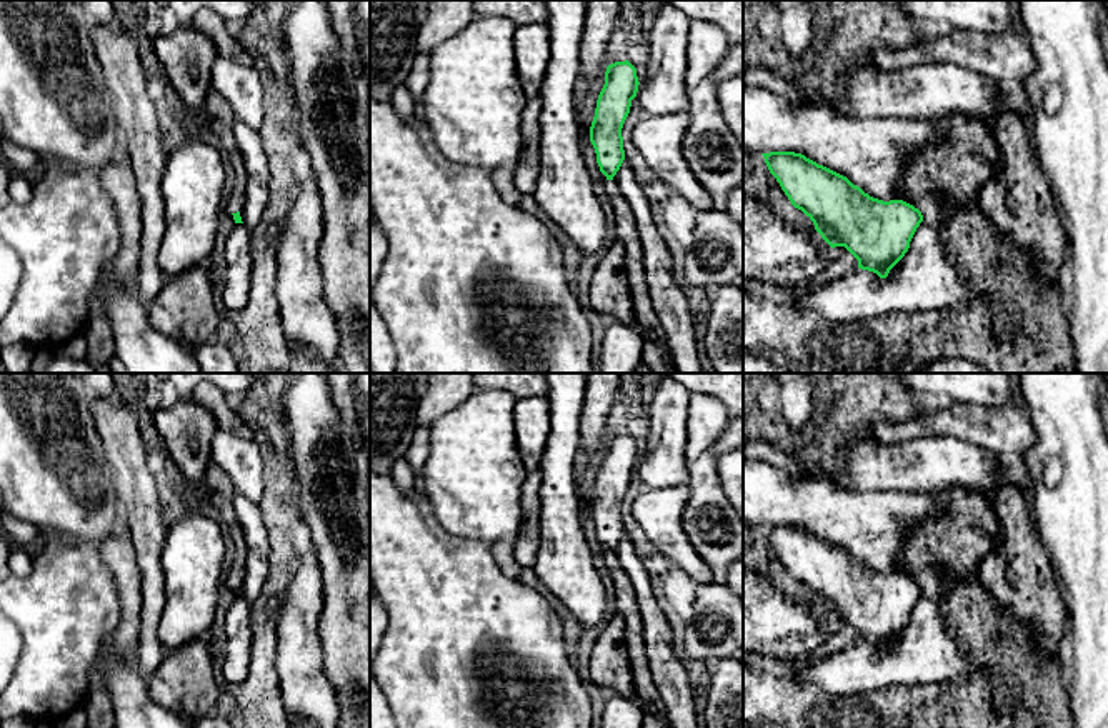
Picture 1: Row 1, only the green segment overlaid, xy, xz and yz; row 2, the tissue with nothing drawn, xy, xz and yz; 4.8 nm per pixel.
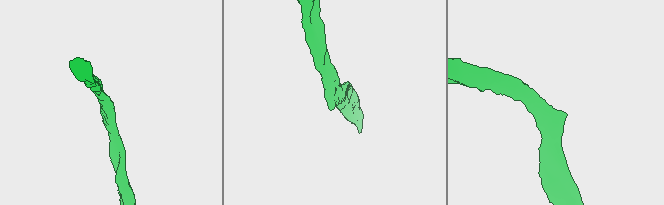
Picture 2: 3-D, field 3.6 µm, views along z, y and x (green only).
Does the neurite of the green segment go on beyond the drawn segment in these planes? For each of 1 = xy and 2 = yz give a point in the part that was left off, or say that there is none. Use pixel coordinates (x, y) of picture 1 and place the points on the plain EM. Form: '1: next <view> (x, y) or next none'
1: next none
2: next none

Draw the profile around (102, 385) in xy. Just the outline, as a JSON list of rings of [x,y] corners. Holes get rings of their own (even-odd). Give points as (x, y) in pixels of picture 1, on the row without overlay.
[[[72,373],[85,383],[92,396],[110,400],[117,395],[115,378],[112,373]]]

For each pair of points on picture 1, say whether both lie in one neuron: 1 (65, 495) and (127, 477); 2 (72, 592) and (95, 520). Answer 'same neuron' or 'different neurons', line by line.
1: different neurons
2: different neurons

